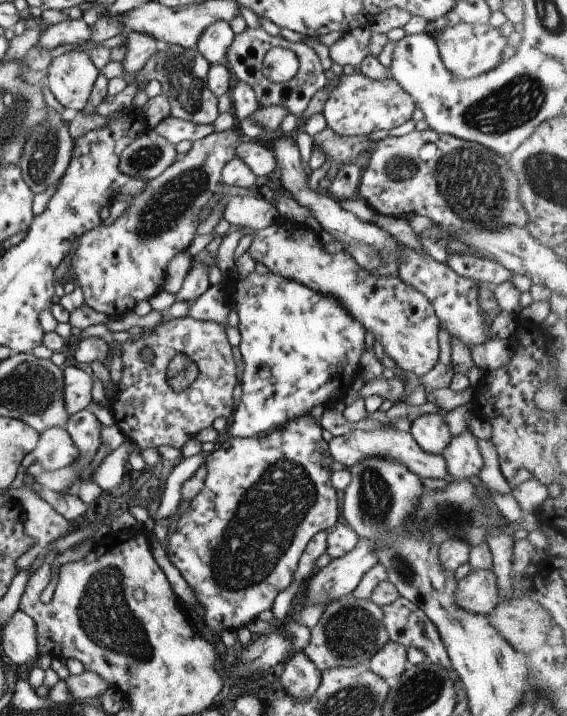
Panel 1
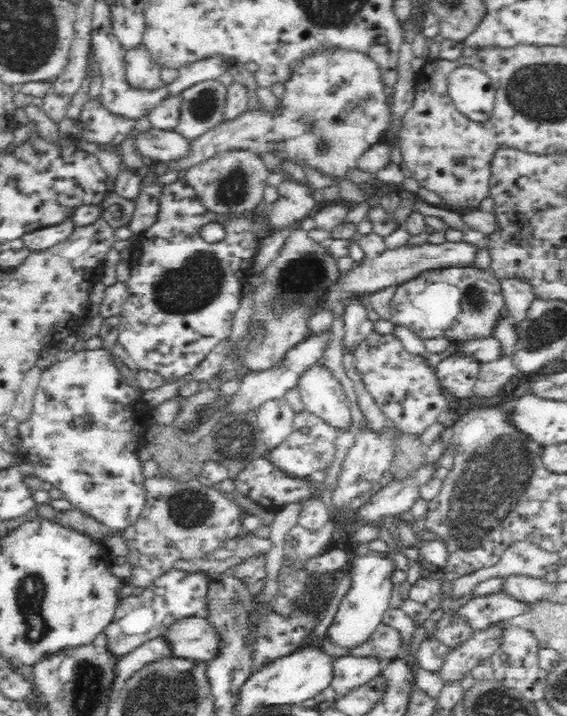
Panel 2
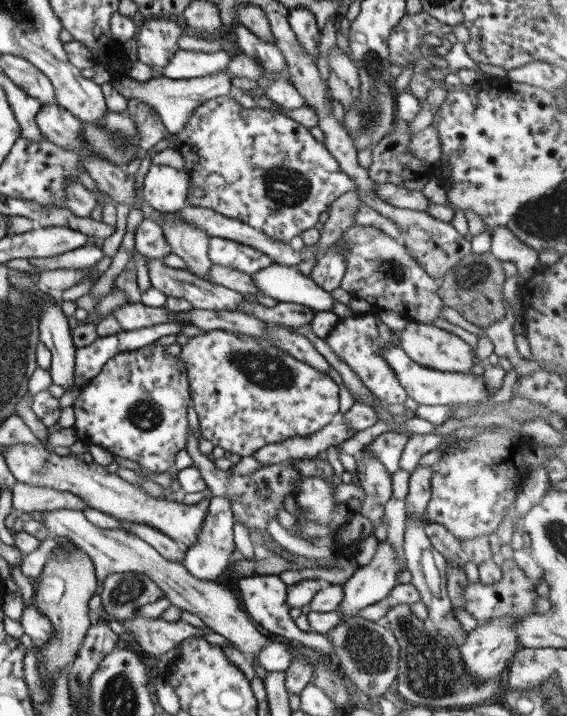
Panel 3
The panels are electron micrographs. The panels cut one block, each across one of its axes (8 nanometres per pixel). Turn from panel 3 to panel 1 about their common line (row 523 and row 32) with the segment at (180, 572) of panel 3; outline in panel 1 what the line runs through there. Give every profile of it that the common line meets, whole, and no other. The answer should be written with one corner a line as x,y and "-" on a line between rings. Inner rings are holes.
68,19
54,26
49,26
40,36
37,44
42,50
56,50
60,46
74,46
74,44
83,44
90,40
92,32
90,32
90,25
86,24
84,20

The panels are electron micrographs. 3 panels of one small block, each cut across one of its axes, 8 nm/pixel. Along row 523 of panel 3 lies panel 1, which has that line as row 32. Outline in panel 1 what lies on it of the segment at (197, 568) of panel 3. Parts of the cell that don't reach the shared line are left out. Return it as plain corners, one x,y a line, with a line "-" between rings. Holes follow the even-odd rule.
229,22
211,24
198,38
196,50
212,65
225,58
235,33

